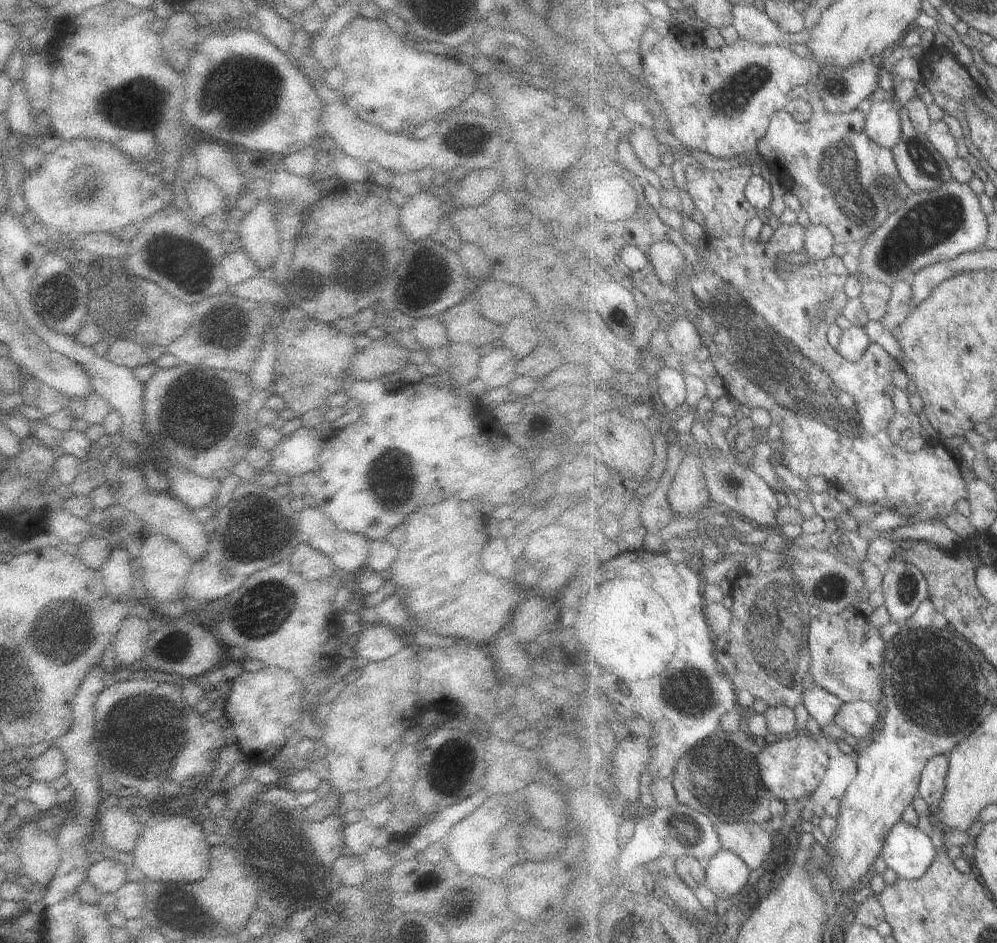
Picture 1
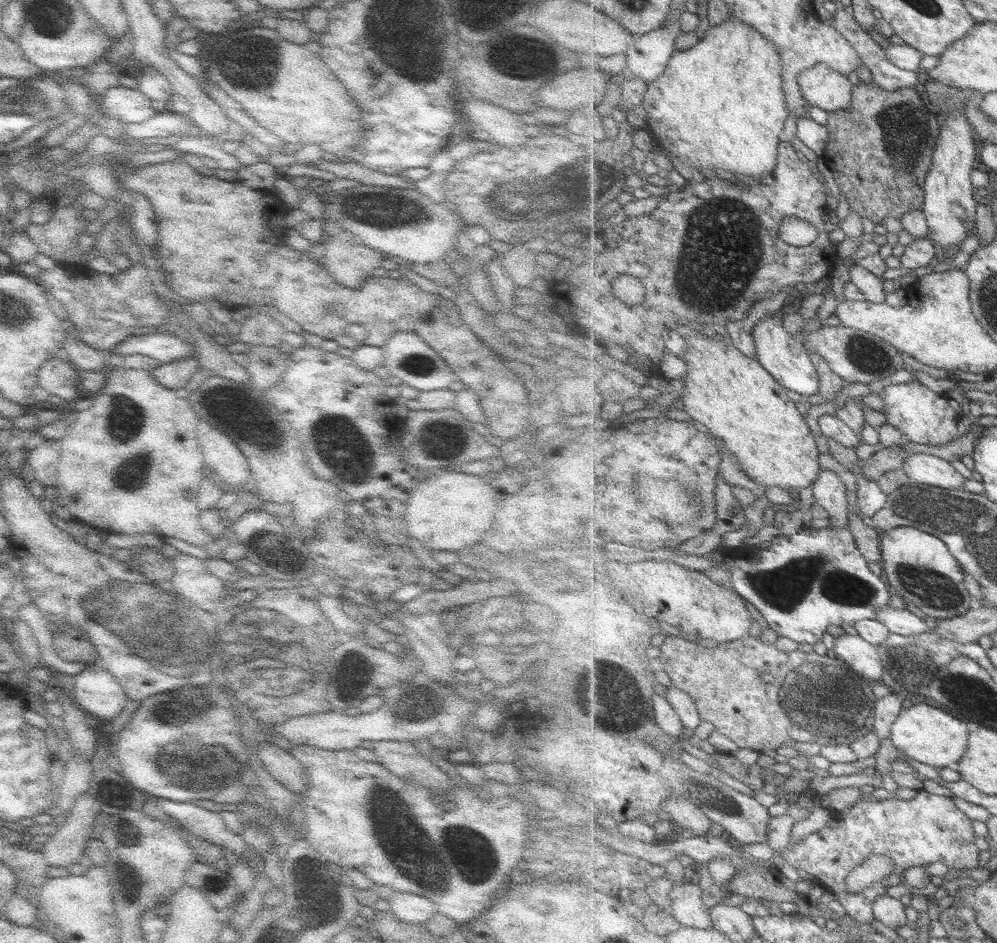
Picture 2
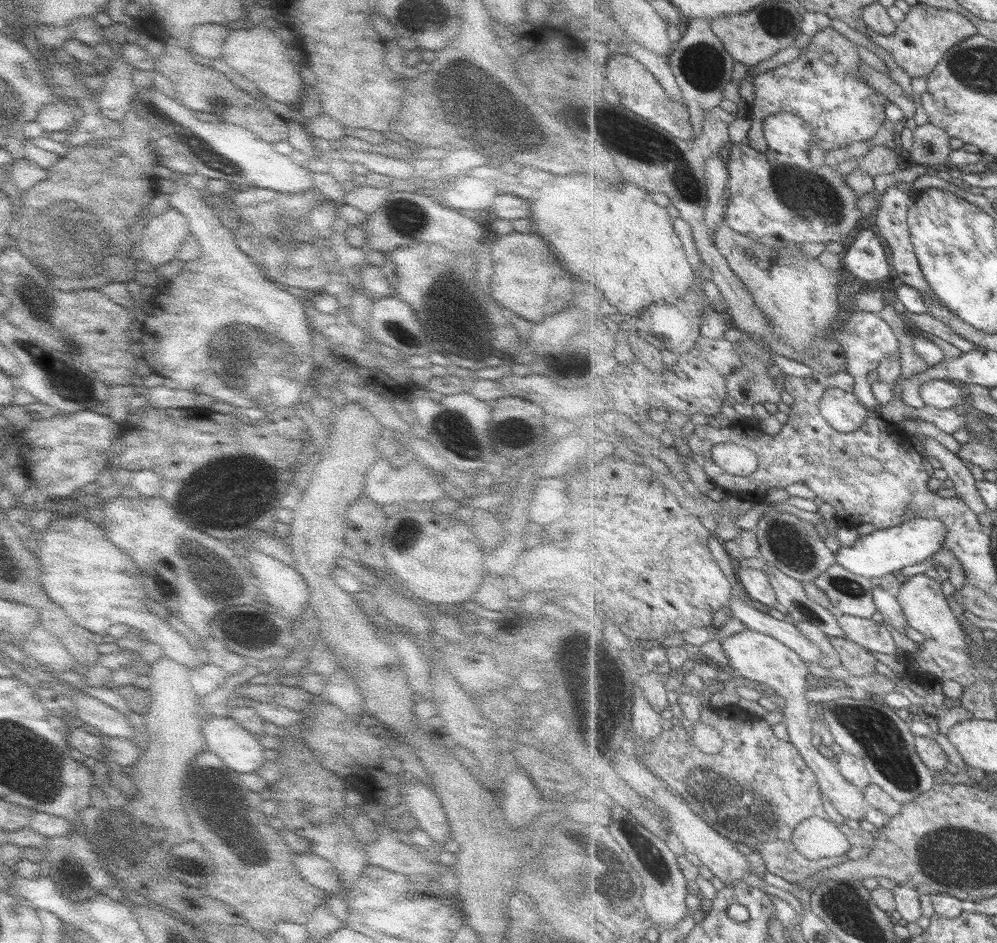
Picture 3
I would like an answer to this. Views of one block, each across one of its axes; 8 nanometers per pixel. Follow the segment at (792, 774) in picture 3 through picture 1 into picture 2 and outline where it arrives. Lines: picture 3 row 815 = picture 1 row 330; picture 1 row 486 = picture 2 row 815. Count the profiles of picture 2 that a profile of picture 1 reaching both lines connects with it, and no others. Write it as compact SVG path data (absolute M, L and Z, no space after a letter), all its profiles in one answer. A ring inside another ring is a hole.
M923 790L917 793L914 799L897 799L887 798L883 800L865 801L858 800L852 804L850 808L843 811L834 812L837 817L833 817L834 824L815 831L799 841L791 839L787 847L779 853L783 860L789 862L791 866L799 870L803 876L807 876L812 880L813 884L820 885L825 890L838 896L838 902L844 907L846 916L858 921L871 925L875 922L875 914L873 914L874 904L876 900L884 894L884 890L889 886L899 886L903 884L905 878L905 870L913 868L913 866L928 866L933 862L944 863L949 868L977 868L979 866L979 856L981 850L975 844L975 830L973 830L973 819L970 819L956 804L954 796L946 797L939 794L929 794ZM869 855L885 855L896 864L893 876L886 878L883 882L876 882L867 890L861 892L850 893L847 888L846 878L849 873L860 864L863 864Z

